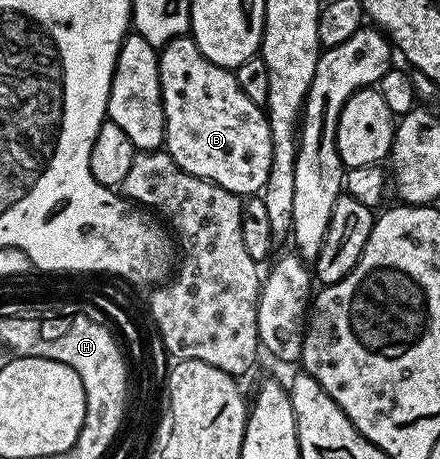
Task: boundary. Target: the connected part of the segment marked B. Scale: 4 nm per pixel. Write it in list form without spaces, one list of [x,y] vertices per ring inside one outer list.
[[[184,37],[165,44],[159,51],[159,80],[163,94],[165,113],[165,150],[185,173],[208,179],[240,197],[251,197],[262,192],[269,177],[269,165],[273,157],[271,134],[264,108],[249,101],[241,93],[241,85],[235,80],[234,70],[209,61],[197,49],[194,39]]]

